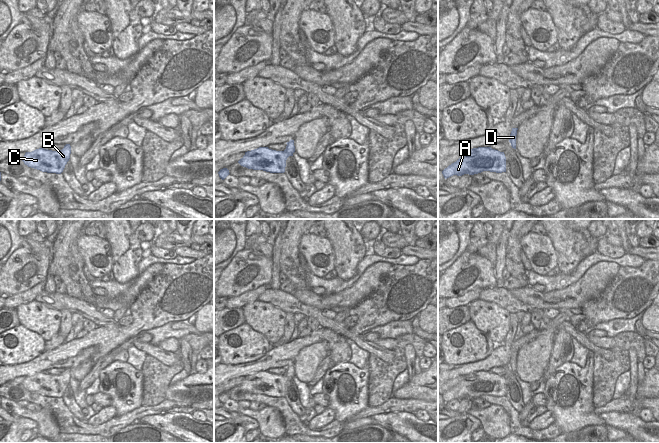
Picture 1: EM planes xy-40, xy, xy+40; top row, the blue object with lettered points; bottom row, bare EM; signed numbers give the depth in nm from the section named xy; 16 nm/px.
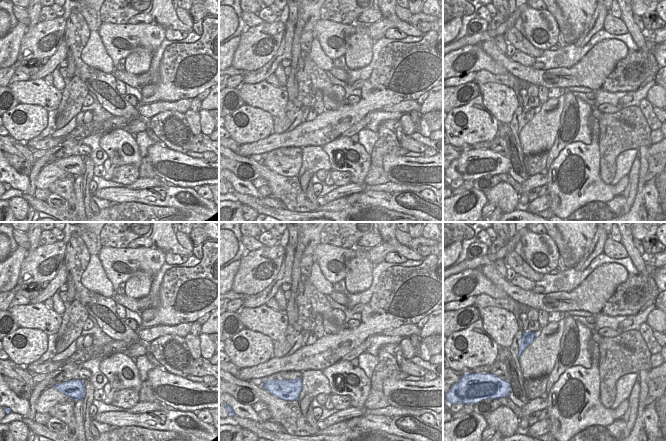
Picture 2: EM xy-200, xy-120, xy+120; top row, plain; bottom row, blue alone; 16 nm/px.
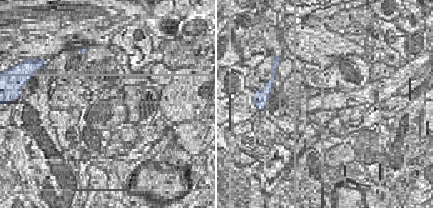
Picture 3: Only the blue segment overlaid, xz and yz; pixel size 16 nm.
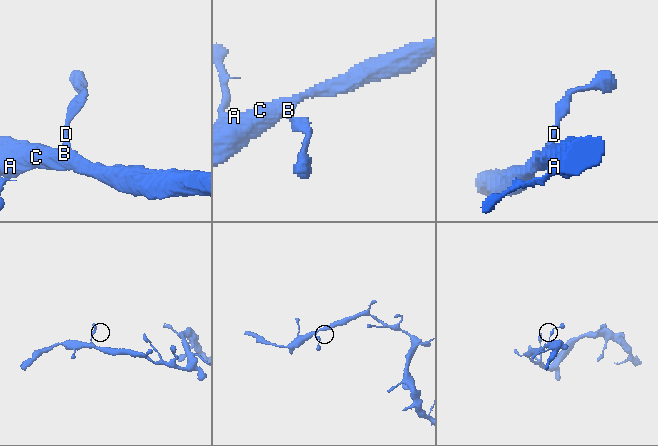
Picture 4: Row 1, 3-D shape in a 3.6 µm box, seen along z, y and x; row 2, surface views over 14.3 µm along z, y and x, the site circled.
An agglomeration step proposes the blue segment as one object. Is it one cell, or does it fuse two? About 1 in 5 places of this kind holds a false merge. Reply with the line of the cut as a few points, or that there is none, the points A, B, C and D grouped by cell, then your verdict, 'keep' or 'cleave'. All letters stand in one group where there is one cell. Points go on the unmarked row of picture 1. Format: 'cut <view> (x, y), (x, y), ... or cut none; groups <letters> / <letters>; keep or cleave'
cut none; groups A B C D; keep

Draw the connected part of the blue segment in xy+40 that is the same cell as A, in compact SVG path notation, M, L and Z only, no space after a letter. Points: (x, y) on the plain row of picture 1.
M478 371L470 373L454 387L442 395L445 403L464 398L474 399L483 395L496 397L506 396L506 381L504 376L491 371Z

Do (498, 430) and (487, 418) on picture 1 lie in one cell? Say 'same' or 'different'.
same

